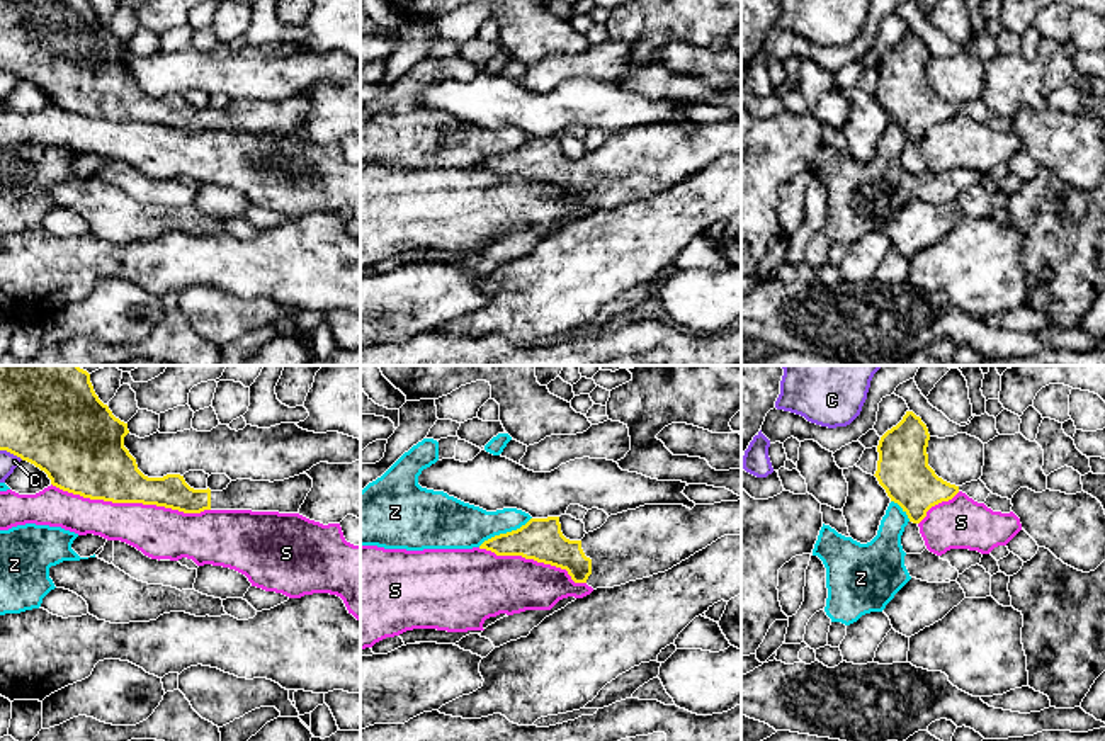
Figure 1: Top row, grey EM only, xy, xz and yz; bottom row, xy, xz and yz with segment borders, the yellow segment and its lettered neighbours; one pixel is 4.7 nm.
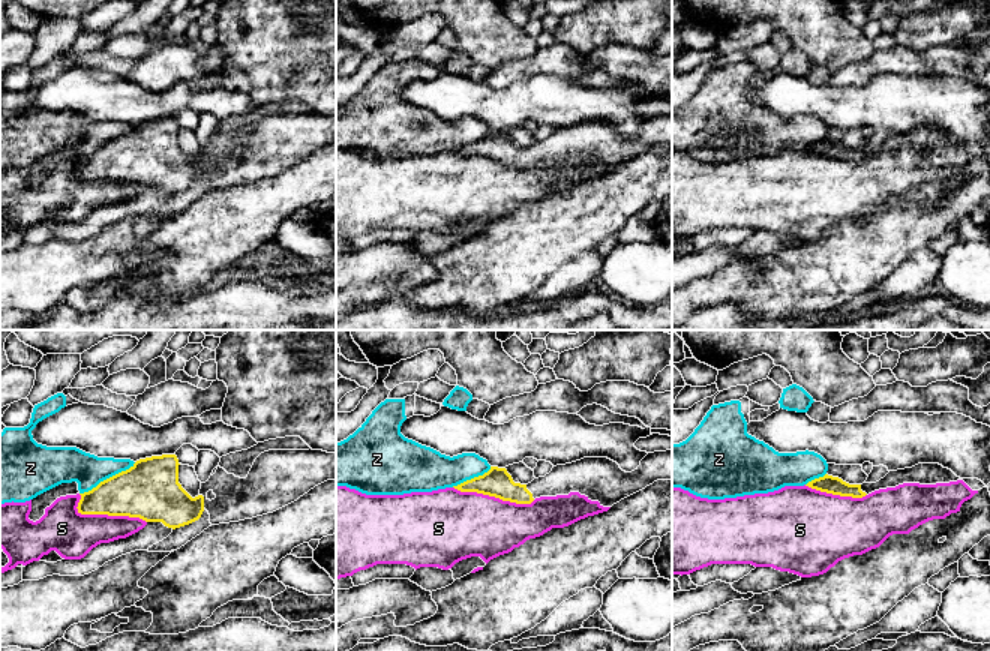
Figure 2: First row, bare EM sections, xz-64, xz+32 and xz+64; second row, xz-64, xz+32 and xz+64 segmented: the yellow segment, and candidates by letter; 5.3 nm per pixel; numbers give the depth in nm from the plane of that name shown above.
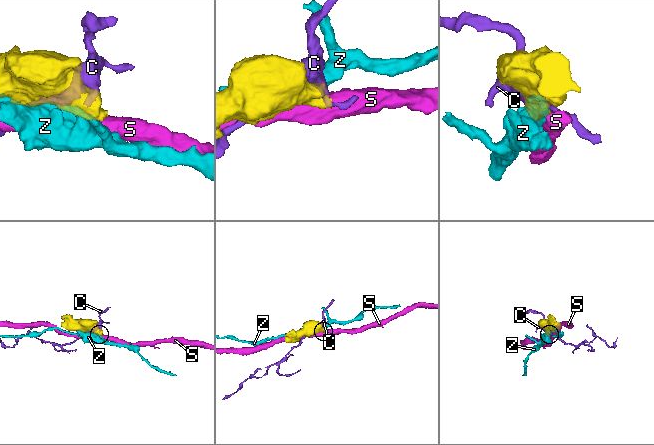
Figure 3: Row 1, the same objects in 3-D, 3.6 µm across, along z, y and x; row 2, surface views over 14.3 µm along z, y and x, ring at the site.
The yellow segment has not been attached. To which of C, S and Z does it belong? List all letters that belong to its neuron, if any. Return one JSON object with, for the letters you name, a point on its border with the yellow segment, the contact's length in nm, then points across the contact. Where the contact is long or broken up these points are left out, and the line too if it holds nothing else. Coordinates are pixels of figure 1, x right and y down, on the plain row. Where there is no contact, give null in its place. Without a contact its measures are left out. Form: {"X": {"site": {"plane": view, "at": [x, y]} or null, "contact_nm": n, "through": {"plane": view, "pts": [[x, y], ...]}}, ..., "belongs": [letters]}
{"belongs": []}

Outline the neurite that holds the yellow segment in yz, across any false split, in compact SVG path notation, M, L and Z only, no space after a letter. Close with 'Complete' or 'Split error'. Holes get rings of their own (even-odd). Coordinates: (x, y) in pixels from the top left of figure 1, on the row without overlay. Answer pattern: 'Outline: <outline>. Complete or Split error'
Outline: M906 31L877 65L879 80L874 95L913 143L920 143L932 126L959 112L959 105L944 100L928 85L928 59L930 53L921 37Z. Complete

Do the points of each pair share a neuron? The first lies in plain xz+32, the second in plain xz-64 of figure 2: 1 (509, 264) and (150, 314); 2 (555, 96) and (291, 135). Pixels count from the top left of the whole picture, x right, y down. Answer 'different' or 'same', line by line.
1: different
2: different

